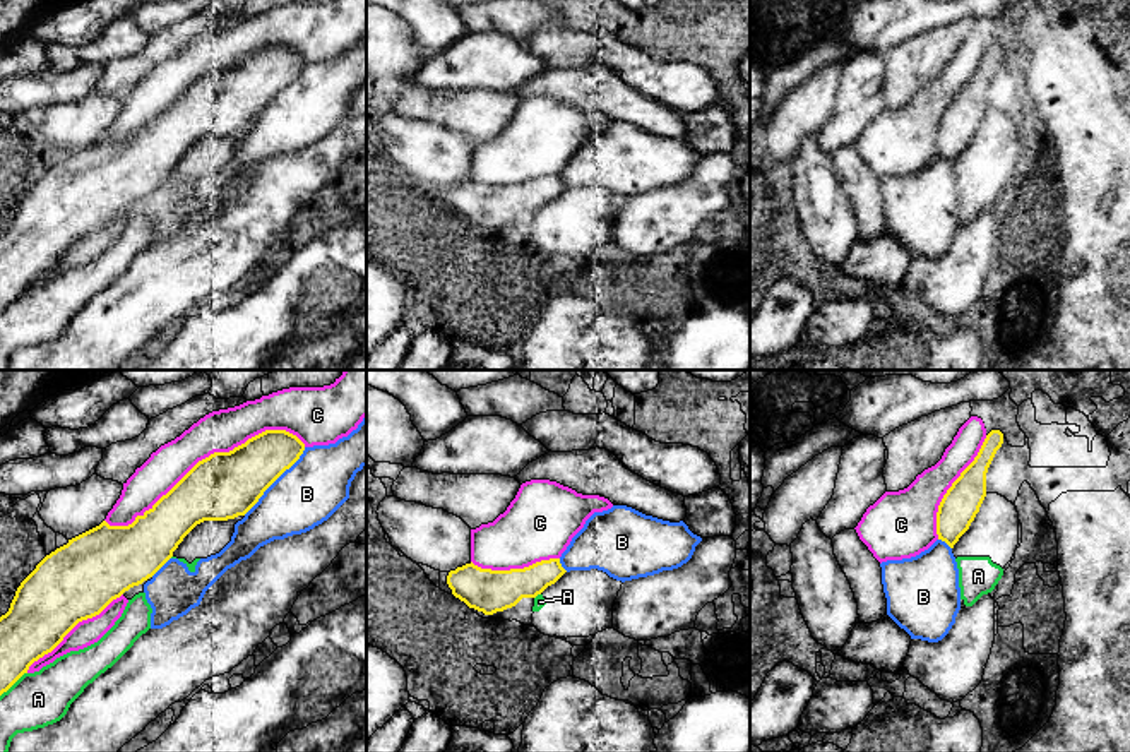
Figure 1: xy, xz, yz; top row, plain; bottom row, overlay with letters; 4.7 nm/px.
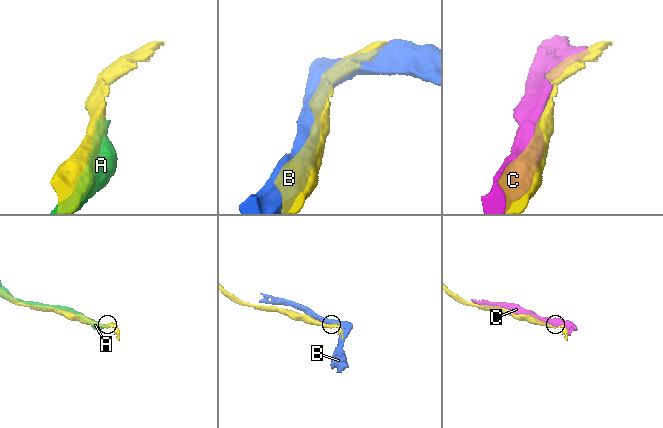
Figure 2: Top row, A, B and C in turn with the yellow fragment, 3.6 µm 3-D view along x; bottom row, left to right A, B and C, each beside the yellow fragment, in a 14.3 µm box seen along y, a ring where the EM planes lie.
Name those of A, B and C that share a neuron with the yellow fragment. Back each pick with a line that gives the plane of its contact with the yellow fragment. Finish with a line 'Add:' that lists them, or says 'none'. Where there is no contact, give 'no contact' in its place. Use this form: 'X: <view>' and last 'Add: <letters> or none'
Add: none

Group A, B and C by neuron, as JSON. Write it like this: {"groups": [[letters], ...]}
{"groups": [["A"], ["B"], ["C"]]}

